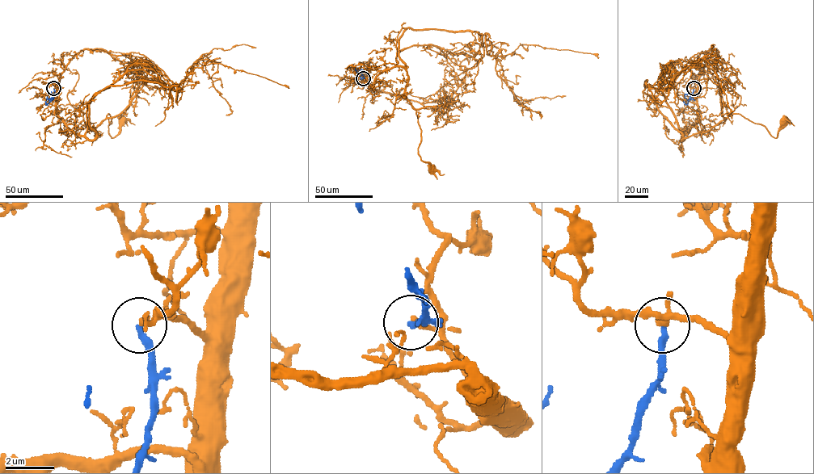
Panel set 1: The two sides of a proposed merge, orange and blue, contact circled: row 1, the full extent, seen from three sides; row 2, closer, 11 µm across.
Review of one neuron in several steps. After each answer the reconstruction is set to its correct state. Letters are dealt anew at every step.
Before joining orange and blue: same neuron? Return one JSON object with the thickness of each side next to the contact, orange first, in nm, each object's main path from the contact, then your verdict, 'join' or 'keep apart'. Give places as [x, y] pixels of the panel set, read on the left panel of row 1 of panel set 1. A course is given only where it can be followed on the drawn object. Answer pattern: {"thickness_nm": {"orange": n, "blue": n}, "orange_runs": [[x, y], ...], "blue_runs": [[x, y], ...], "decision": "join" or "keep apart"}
{"thickness_nm": {"orange": 190, "blue": 240}, "orange_runs": [[53, 88], [57, 115], [69, 129], [89, 140], [98, 136], [94, 128], [108, 113], [111, 137], [122, 119]], "blue_runs": [[53, 88], [54, 94], [49, 100], [51, 91]], "decision": "keep apart"}

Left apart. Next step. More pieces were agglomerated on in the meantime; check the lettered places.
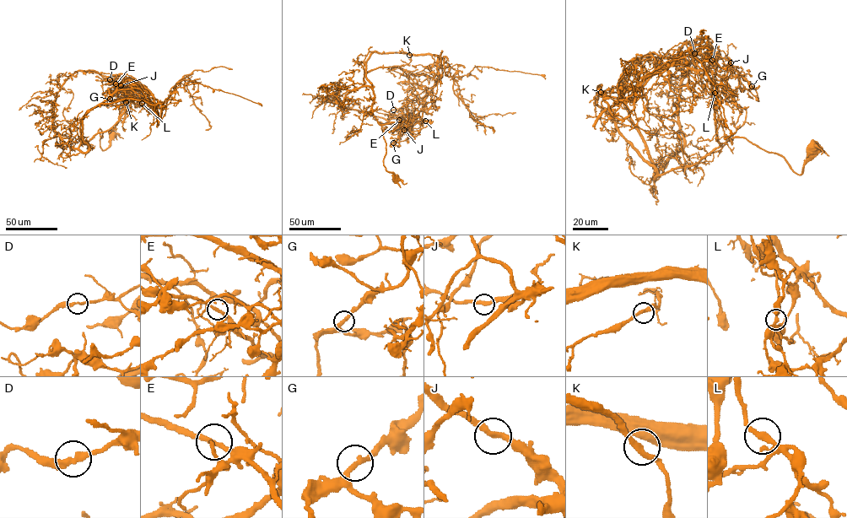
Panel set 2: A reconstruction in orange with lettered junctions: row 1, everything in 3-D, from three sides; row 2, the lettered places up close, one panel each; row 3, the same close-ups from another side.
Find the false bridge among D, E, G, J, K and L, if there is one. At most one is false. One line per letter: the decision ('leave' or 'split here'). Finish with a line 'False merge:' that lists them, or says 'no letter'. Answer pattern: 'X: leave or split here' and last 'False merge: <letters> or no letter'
D: leave
E: leave
G: leave
J: leave
K: leave
L: split here
False merge: L

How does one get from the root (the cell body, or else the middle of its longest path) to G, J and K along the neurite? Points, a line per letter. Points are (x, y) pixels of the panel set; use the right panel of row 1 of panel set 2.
G: (812, 146), (797, 175), (782, 156), (744, 137), (720, 143), (717, 99), (741, 76), (752, 86)
J: (812, 146), (803, 171), (797, 175), (782, 156), (744, 137), (717, 140), (716, 101), (725, 89), (731, 62)
K: (812, 146), (800, 175), (782, 156), (735, 137), (698, 162), (655, 177), (648, 147), (619, 88), (601, 92)

